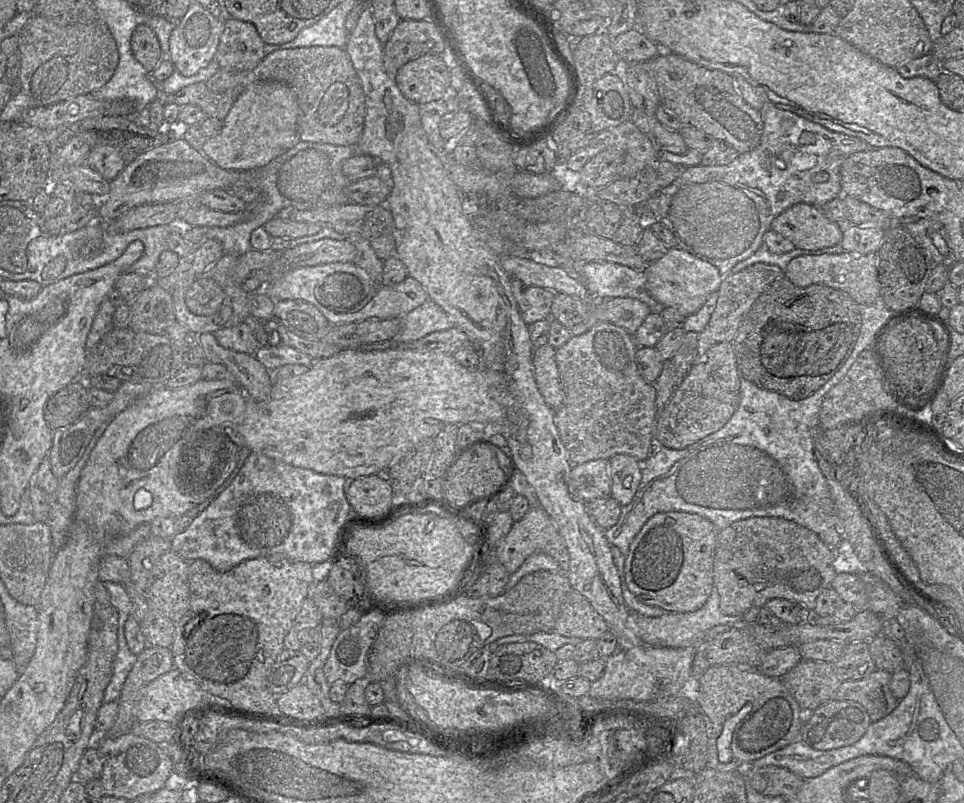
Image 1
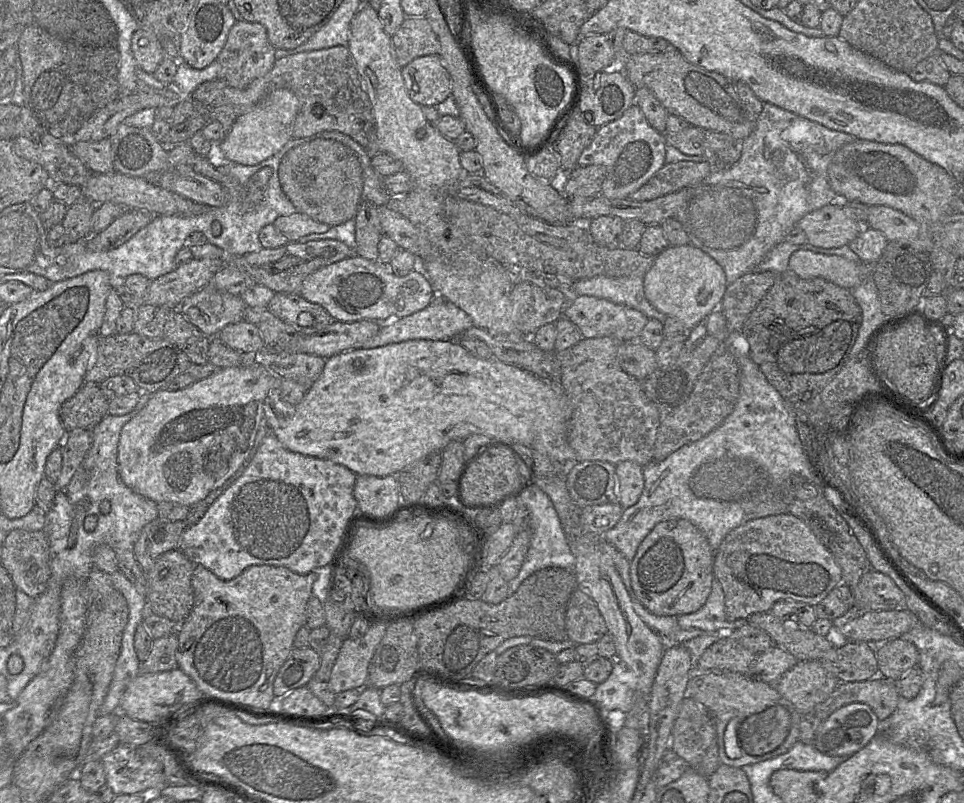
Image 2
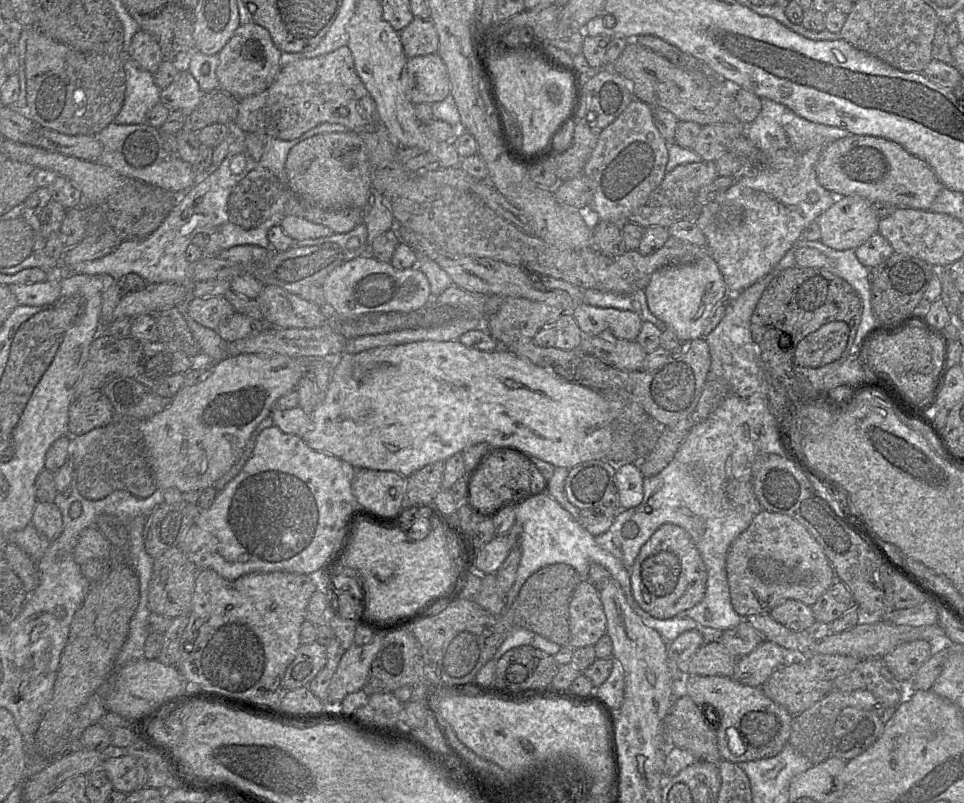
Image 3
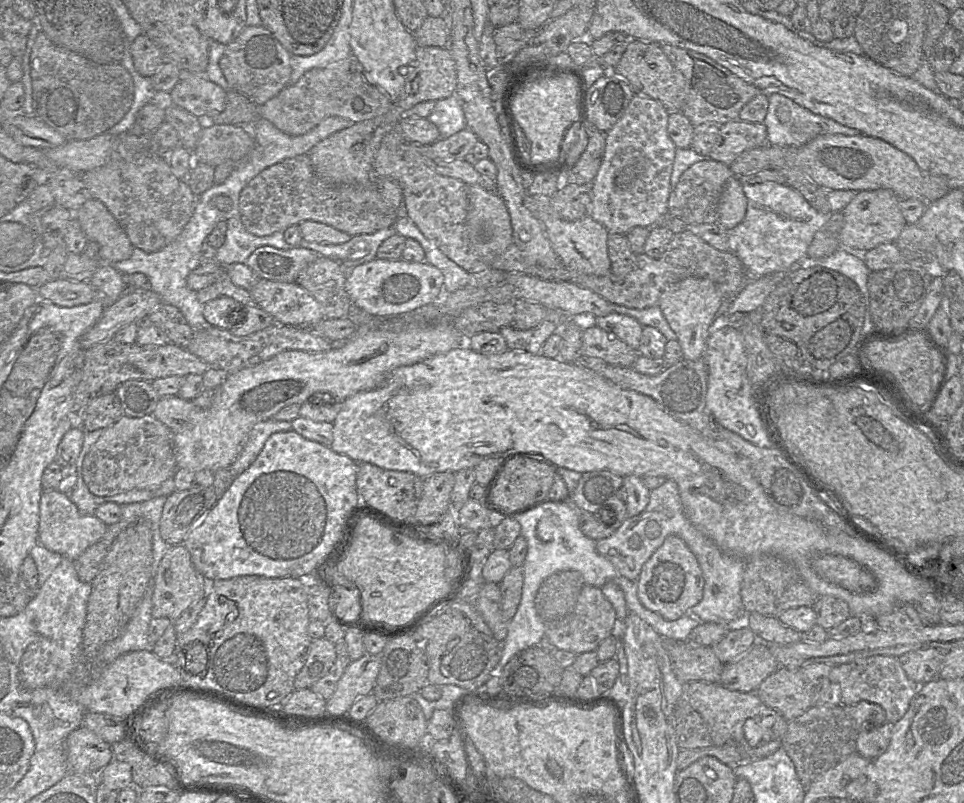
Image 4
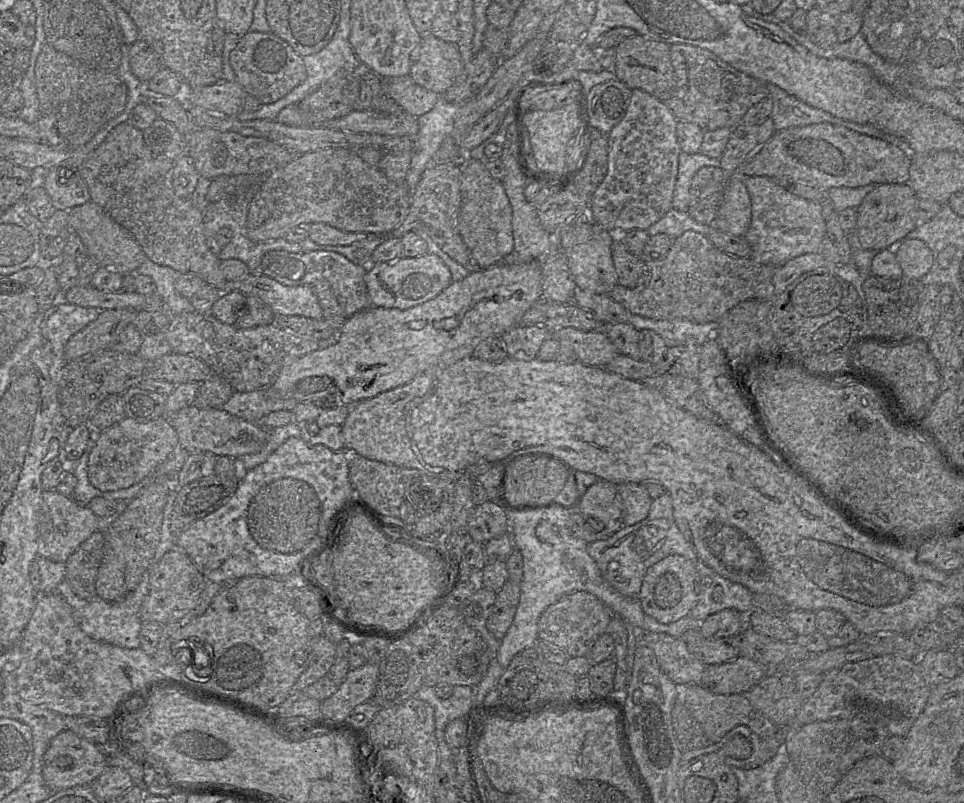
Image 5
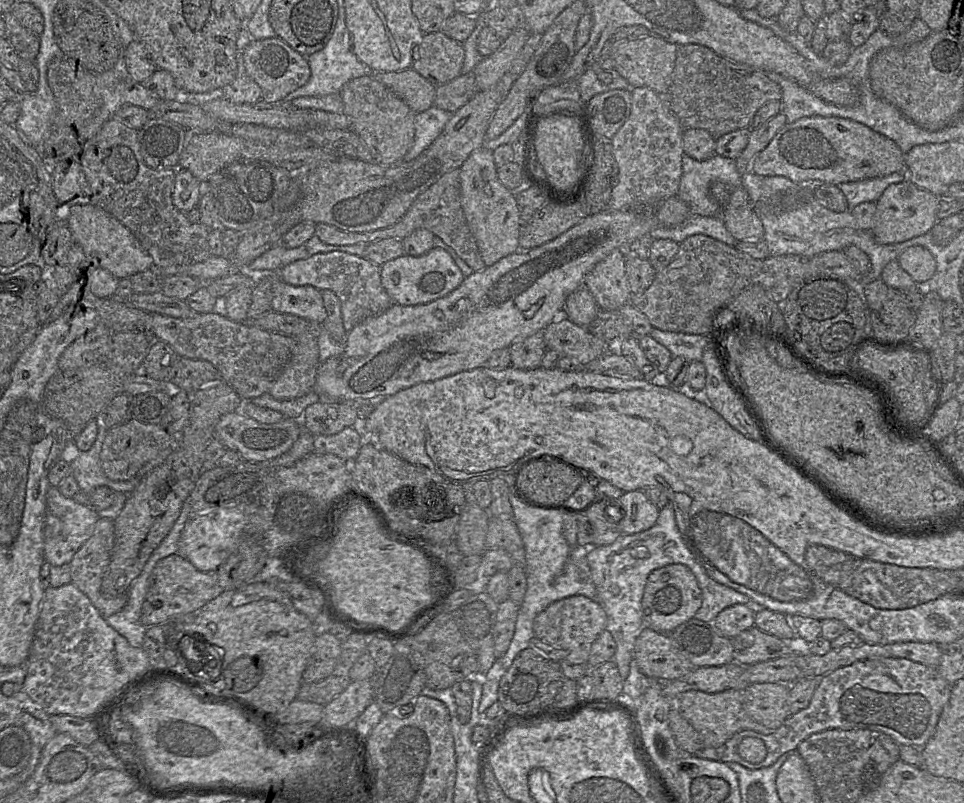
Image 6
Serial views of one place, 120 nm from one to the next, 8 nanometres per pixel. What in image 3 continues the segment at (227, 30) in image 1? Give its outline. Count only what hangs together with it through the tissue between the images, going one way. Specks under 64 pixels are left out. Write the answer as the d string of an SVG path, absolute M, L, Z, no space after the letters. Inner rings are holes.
M255 23L239 25L218 53L216 77L219 89L238 100L263 92L275 81L282 68L281 53L265 28Z

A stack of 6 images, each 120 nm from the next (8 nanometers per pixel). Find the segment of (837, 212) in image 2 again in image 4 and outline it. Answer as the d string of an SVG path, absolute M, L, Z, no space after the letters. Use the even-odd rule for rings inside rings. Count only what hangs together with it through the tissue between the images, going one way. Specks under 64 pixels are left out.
M888 189L859 191L841 211L844 218L843 227L838 234L841 248L865 253L880 244L895 243L907 225L899 207L900 201L901 199Z

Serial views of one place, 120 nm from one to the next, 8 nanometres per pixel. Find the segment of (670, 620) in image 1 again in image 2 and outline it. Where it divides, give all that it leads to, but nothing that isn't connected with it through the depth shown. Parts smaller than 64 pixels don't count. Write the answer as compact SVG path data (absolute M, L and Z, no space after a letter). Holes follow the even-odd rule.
M714 577L711 592L706 602L696 612L677 616L681 629L700 629L705 632L727 630L731 632L747 623L747 619L726 619L724 592L720 582Z

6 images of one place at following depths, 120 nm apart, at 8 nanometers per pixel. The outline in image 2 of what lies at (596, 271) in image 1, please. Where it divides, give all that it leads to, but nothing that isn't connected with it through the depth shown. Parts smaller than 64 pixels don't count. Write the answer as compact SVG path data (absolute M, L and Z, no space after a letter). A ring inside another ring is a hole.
M596 276L581 279L573 283L571 293L570 298L573 296L593 296L633 308L649 319L659 320L663 325L667 318L667 315L658 311L647 300L644 293L644 277Z

